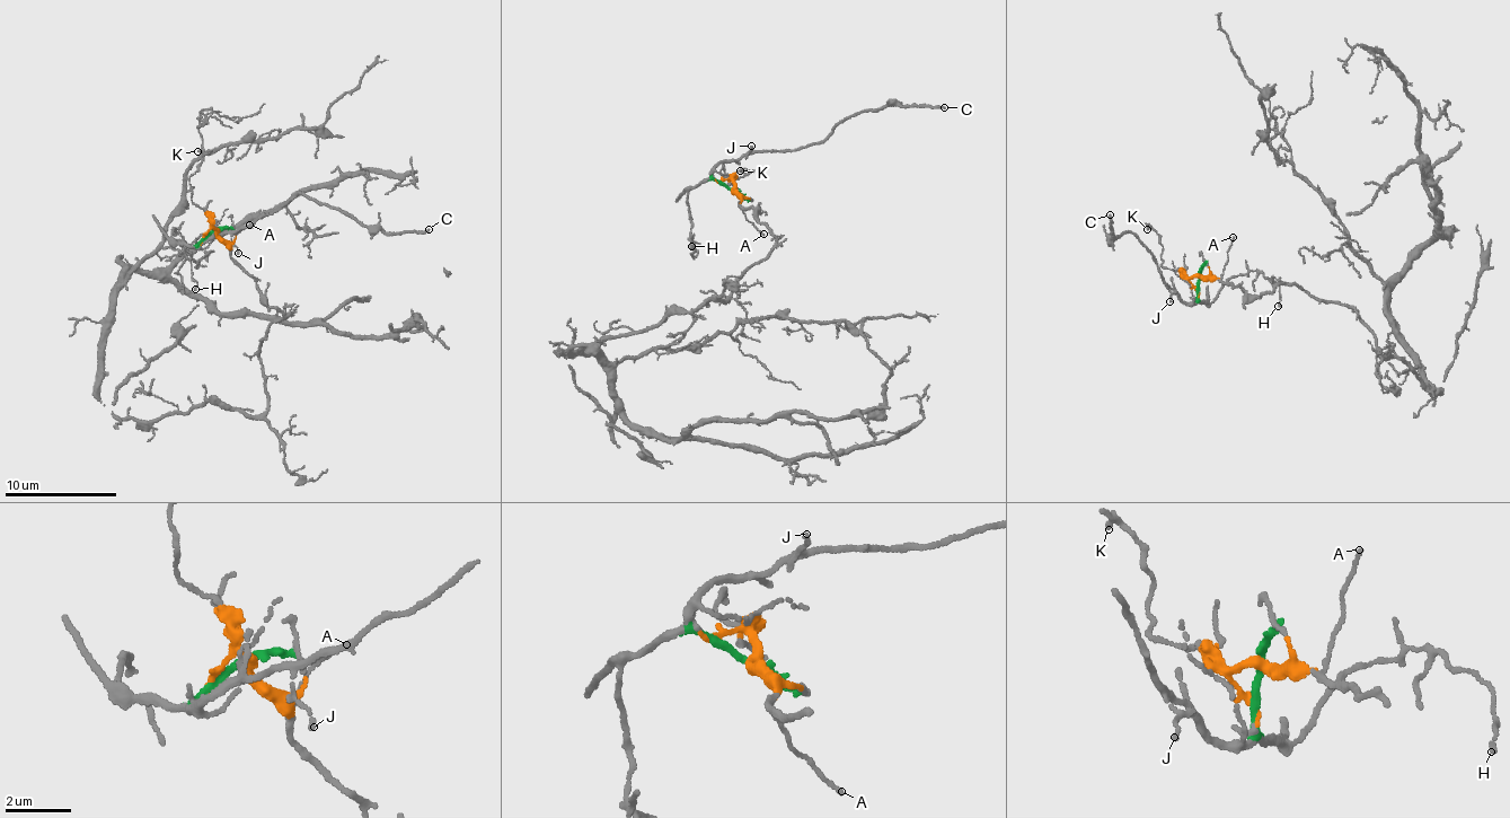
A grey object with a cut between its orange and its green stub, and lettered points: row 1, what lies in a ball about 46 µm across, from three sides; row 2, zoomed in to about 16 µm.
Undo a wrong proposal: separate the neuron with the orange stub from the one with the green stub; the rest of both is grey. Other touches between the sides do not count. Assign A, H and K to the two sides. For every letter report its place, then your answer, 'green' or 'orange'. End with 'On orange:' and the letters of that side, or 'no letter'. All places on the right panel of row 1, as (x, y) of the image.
A: at (1233, 237); orange
H: at (1278, 306); green
K: at (1147, 229); orange
On orange: A, K

